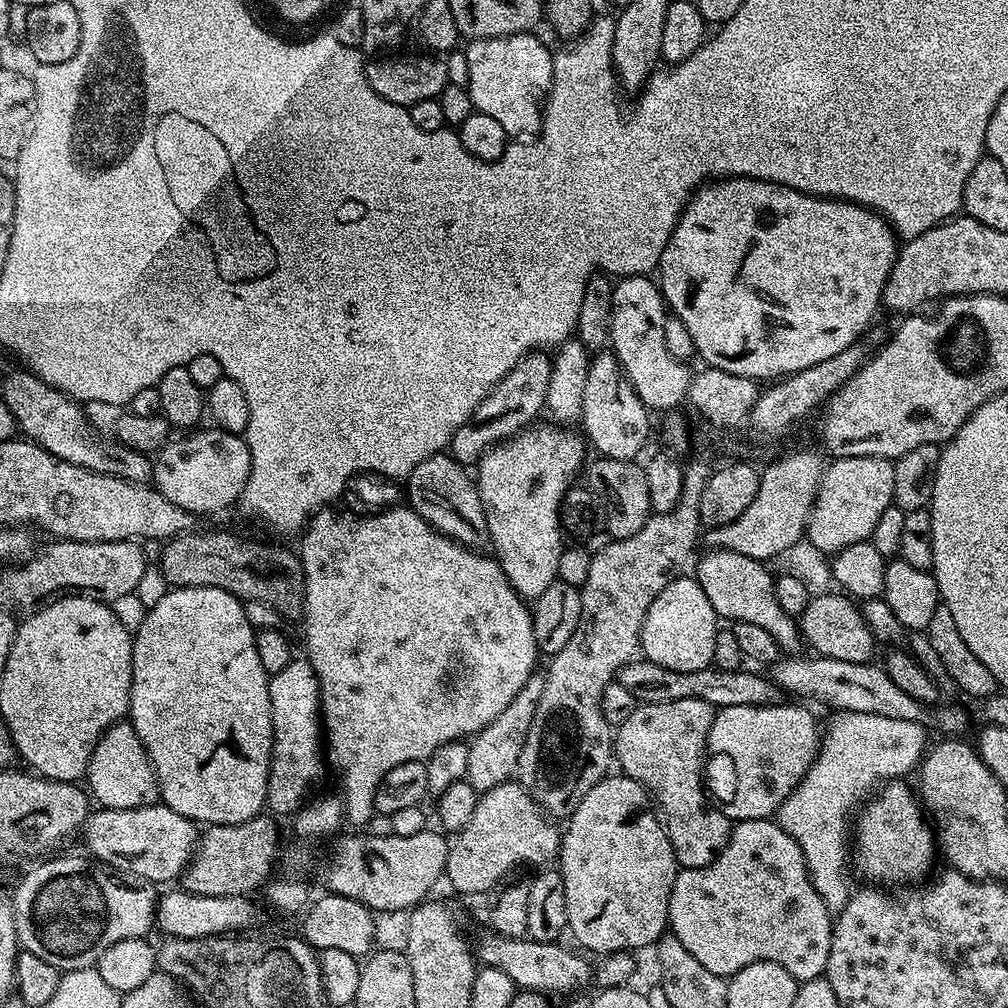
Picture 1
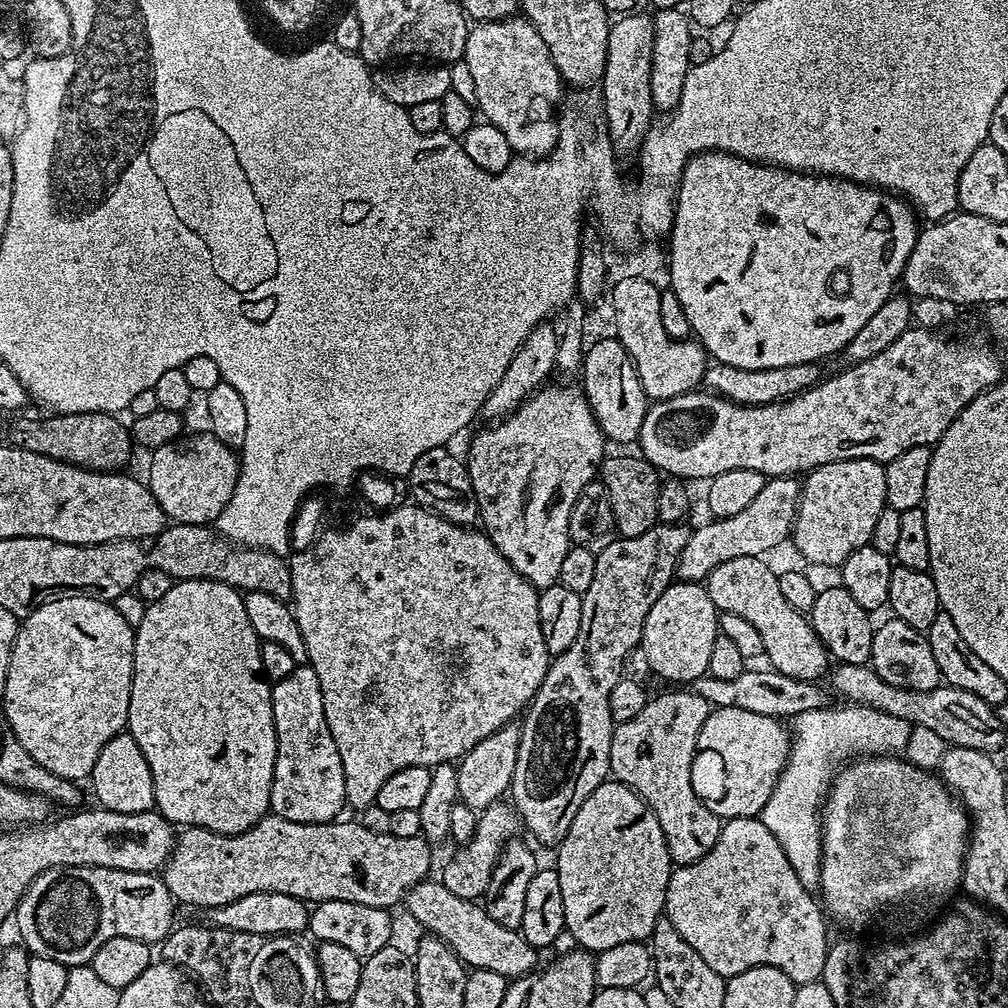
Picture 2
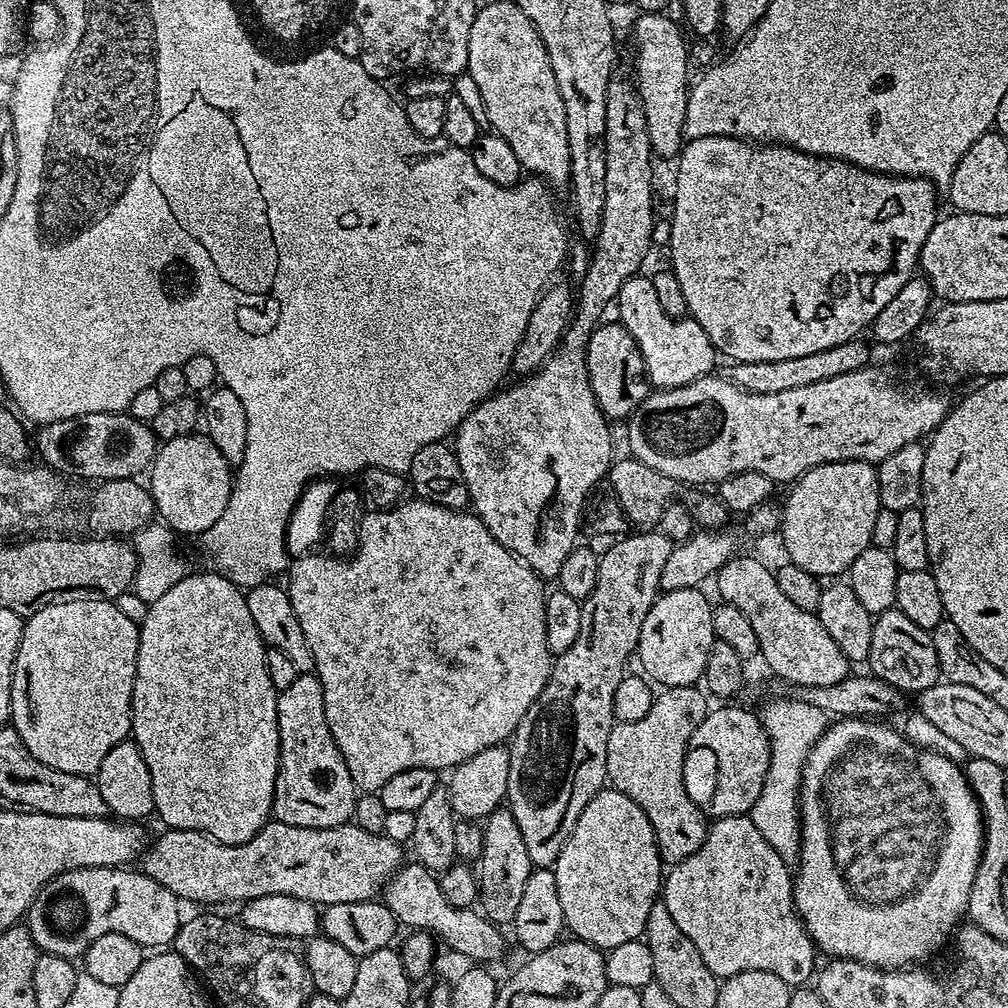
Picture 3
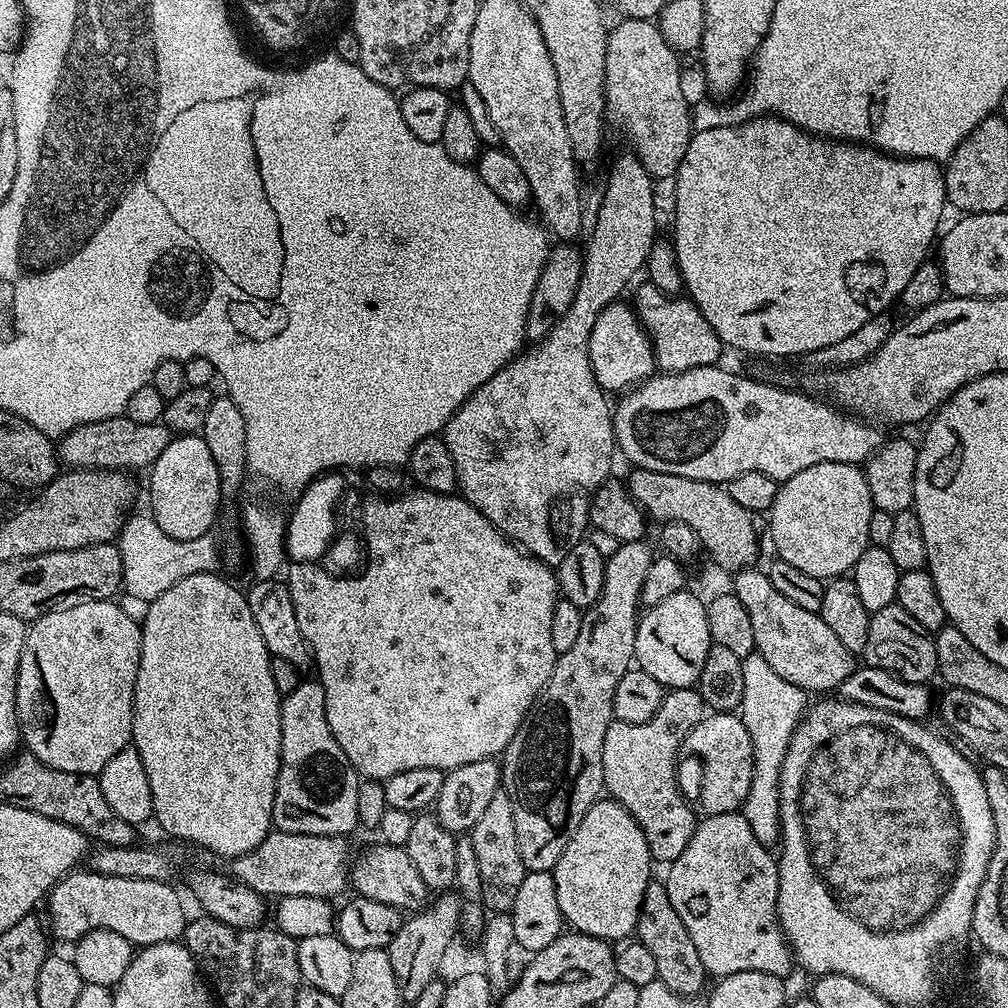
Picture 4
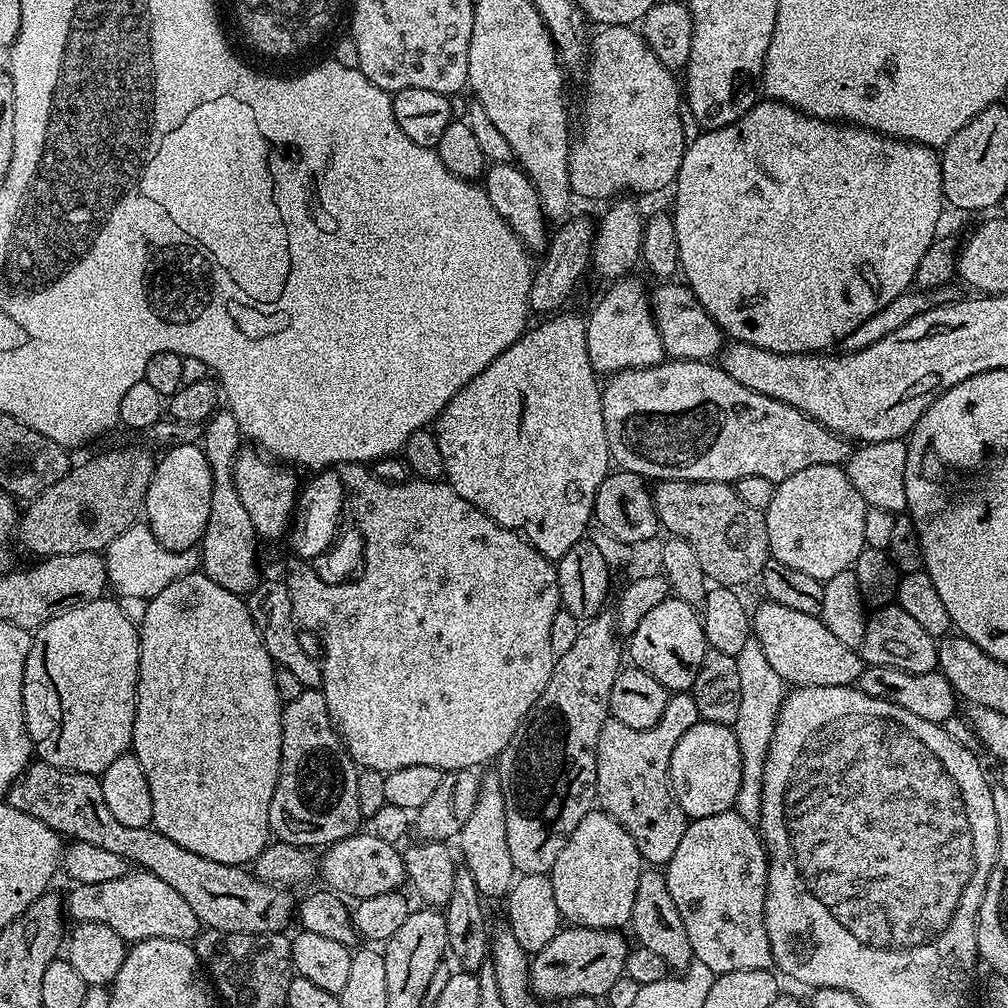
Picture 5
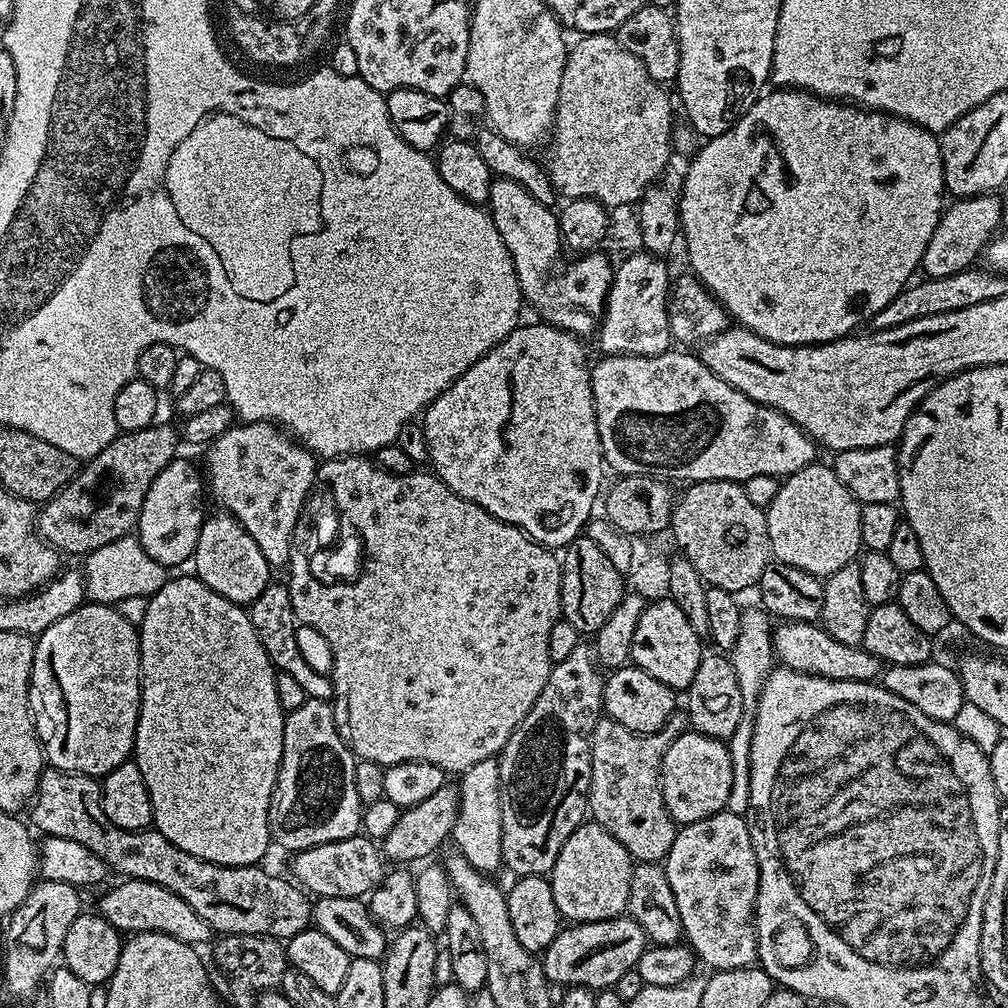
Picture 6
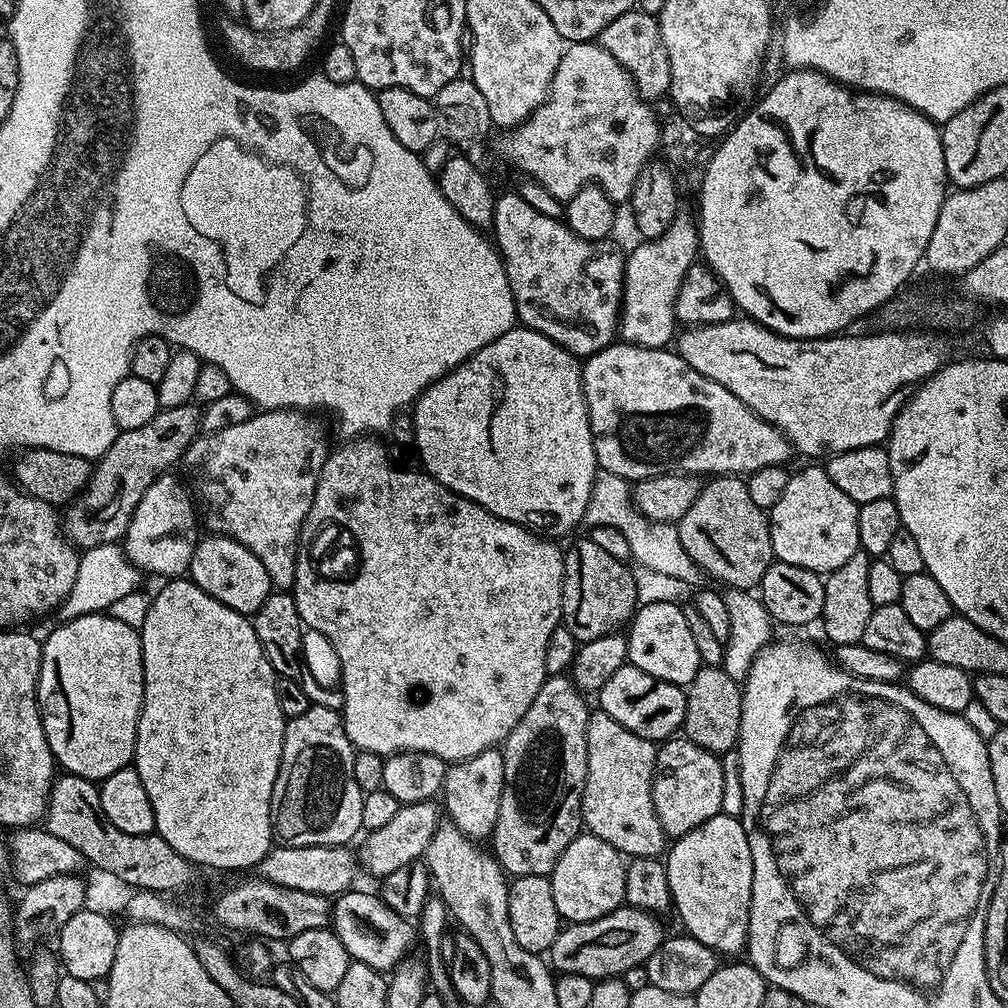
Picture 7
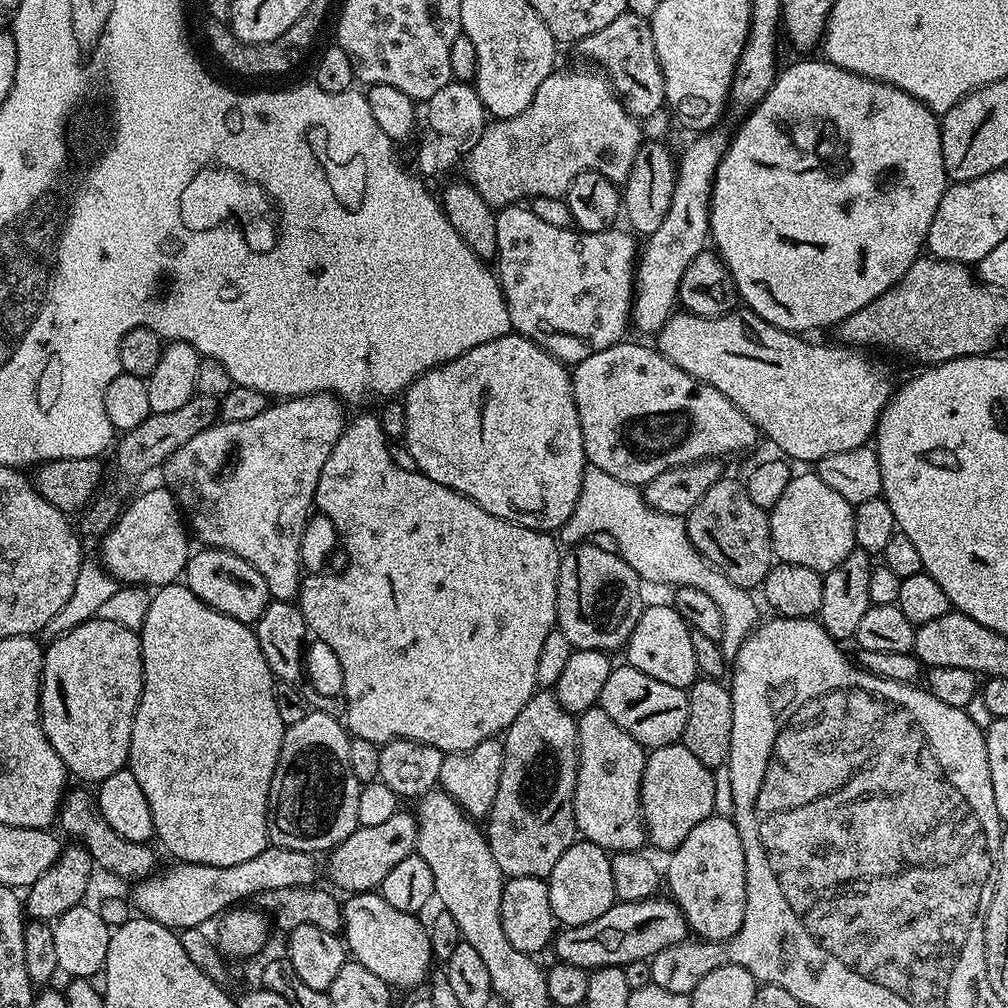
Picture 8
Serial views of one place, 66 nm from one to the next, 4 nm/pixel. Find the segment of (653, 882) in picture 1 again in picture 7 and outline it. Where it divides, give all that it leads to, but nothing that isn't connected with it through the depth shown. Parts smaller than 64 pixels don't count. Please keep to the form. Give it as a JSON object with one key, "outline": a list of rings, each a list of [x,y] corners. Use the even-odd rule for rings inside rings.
{"outline":[[[591,834],[576,836],[562,850],[550,877],[554,890],[554,906],[565,921],[573,924],[590,922],[610,914],[624,904],[626,890],[625,857],[610,842]]]}

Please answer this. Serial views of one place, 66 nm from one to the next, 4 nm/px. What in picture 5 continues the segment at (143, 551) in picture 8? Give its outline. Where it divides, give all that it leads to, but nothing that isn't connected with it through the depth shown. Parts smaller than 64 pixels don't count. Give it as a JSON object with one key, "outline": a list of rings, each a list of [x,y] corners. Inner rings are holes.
{"outline":[[[199,443],[192,445],[174,445],[169,447],[156,461],[156,469],[150,478],[150,486],[144,499],[143,519],[152,527],[154,538],[162,547],[172,552],[195,549],[206,530],[206,522],[210,518],[210,498],[212,497],[212,471],[210,462],[206,462],[206,454]]]}

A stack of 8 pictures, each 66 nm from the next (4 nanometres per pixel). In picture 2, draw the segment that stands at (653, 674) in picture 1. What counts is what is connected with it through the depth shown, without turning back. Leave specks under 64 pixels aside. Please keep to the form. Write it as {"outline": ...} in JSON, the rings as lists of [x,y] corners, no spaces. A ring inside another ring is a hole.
{"outline":[[[749,667],[742,674],[738,674],[738,678],[714,678],[705,674],[692,681],[690,688],[702,698],[706,698],[709,706],[750,710],[750,714],[766,714],[777,718],[791,718],[803,712],[829,707],[830,692],[827,687],[819,688],[819,683],[795,680],[781,672],[764,668]]]}

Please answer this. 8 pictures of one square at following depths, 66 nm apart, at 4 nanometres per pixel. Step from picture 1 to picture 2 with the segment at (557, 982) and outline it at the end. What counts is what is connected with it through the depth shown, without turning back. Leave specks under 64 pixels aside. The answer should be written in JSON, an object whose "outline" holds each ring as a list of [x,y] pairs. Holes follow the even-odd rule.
{"outline":[[[429,878],[415,884],[407,894],[406,911],[418,920],[425,933],[437,936],[442,943],[451,946],[456,957],[469,969],[494,970],[494,974],[515,978],[527,976],[537,967],[537,949],[532,948],[530,942],[526,942],[517,929],[507,928],[494,922],[494,918],[490,918],[490,914],[486,914],[483,903],[458,898],[458,894],[450,894],[450,890],[446,890],[446,886],[439,879]]]}

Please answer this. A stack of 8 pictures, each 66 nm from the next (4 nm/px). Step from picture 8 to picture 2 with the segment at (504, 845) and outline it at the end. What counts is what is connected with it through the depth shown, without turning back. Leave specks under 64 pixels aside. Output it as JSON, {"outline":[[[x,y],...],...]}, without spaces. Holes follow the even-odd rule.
{"outline":[[[657,522],[650,530],[646,530],[646,534],[638,534],[637,536],[626,536],[623,538],[609,539],[604,549],[596,552],[596,565],[594,566],[594,582],[590,582],[590,590],[586,590],[582,595],[582,626],[578,630],[578,638],[574,638],[574,643],[570,645],[570,650],[566,650],[562,655],[555,657],[548,665],[548,673],[542,682],[542,686],[536,691],[536,697],[533,698],[531,704],[528,705],[522,716],[520,724],[520,741],[518,742],[518,763],[514,766],[514,778],[512,779],[512,787],[510,789],[510,800],[516,809],[516,815],[528,827],[528,832],[540,844],[552,844],[558,846],[562,842],[562,838],[566,834],[566,830],[570,830],[570,822],[574,822],[574,814],[578,814],[578,810],[582,806],[582,802],[586,802],[586,798],[590,798],[590,794],[594,794],[594,790],[598,790],[598,786],[609,779],[610,773],[610,742],[612,741],[612,715],[610,714],[610,690],[614,690],[614,686],[618,686],[618,682],[625,675],[624,663],[628,660],[628,655],[632,651],[641,647],[644,638],[644,627],[646,626],[646,614],[650,614],[650,606],[654,606],[654,602],[658,602],[661,594],[668,589],[669,584],[673,583],[674,577],[677,575],[680,567],[680,555],[682,550],[686,550],[686,542],[688,541],[689,529],[683,523],[679,524],[662,524]]]}

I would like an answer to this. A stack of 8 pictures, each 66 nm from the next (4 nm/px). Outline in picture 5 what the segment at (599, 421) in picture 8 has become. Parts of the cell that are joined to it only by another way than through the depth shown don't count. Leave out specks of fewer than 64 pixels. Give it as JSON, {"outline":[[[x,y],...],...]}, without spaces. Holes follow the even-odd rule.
{"outline":[[[665,359],[662,364],[655,364],[649,368],[624,368],[621,372],[611,373],[603,385],[600,397],[602,398],[602,418],[606,422],[606,442],[613,461],[616,460],[621,469],[633,472],[652,482],[661,480],[722,480],[735,482],[746,478],[746,474],[759,474],[762,478],[770,478],[779,482],[790,478],[790,474],[798,474],[798,470],[806,470],[806,466],[822,466],[823,464],[843,465],[850,455],[849,441],[831,432],[814,418],[810,418],[802,410],[790,406],[786,402],[776,400],[766,394],[758,394],[758,390],[750,390],[742,386],[742,382],[734,382],[730,374],[723,367],[707,360],[674,360]]]}

